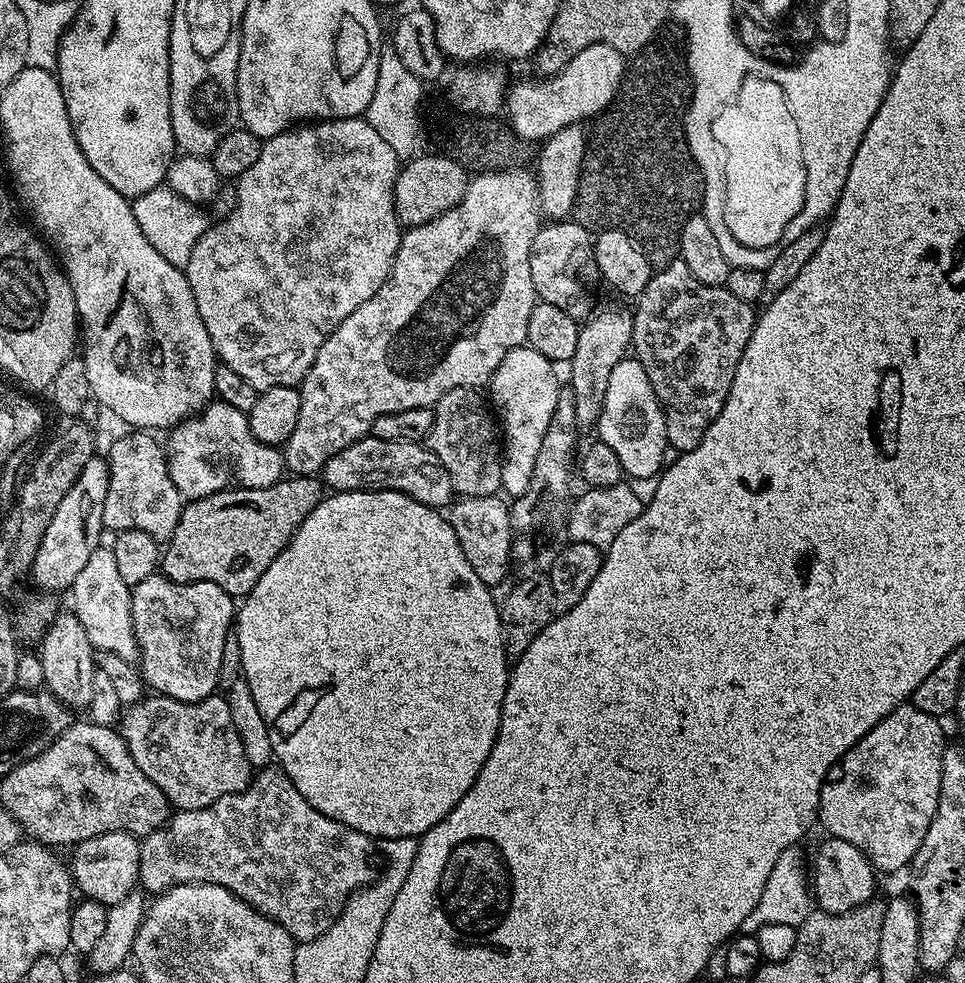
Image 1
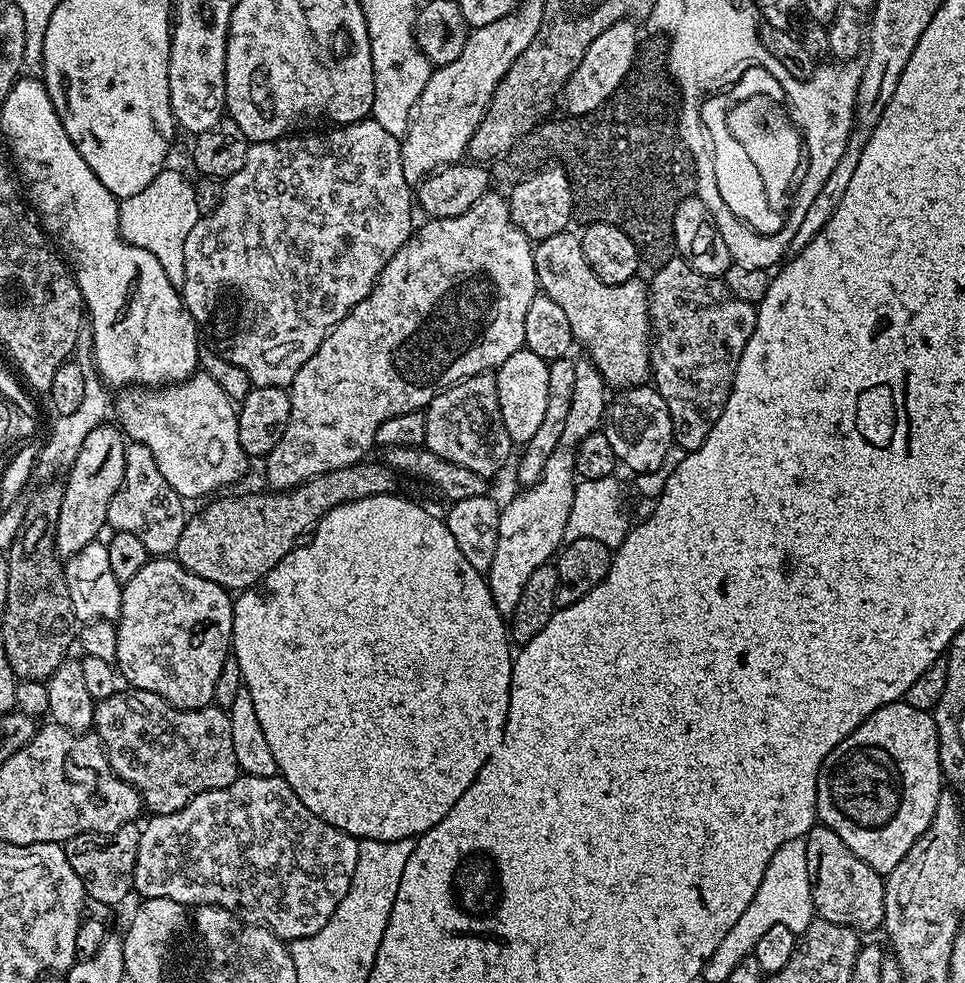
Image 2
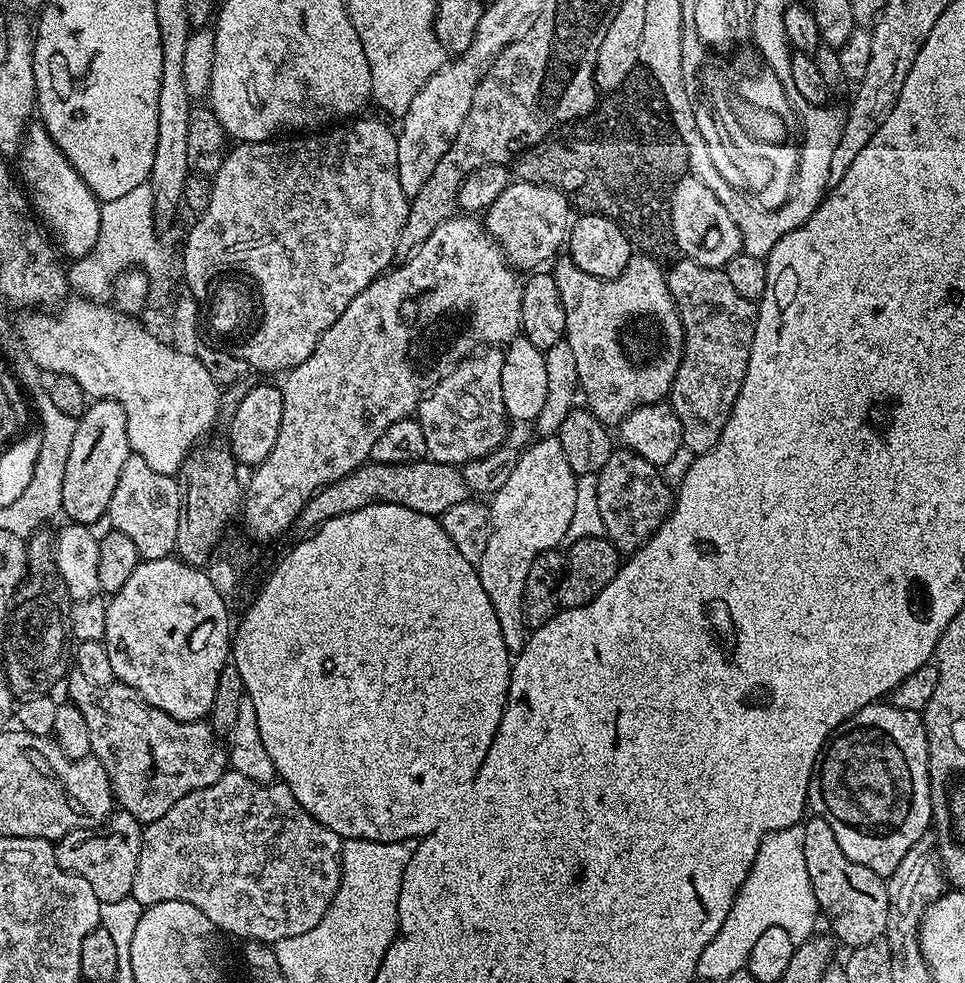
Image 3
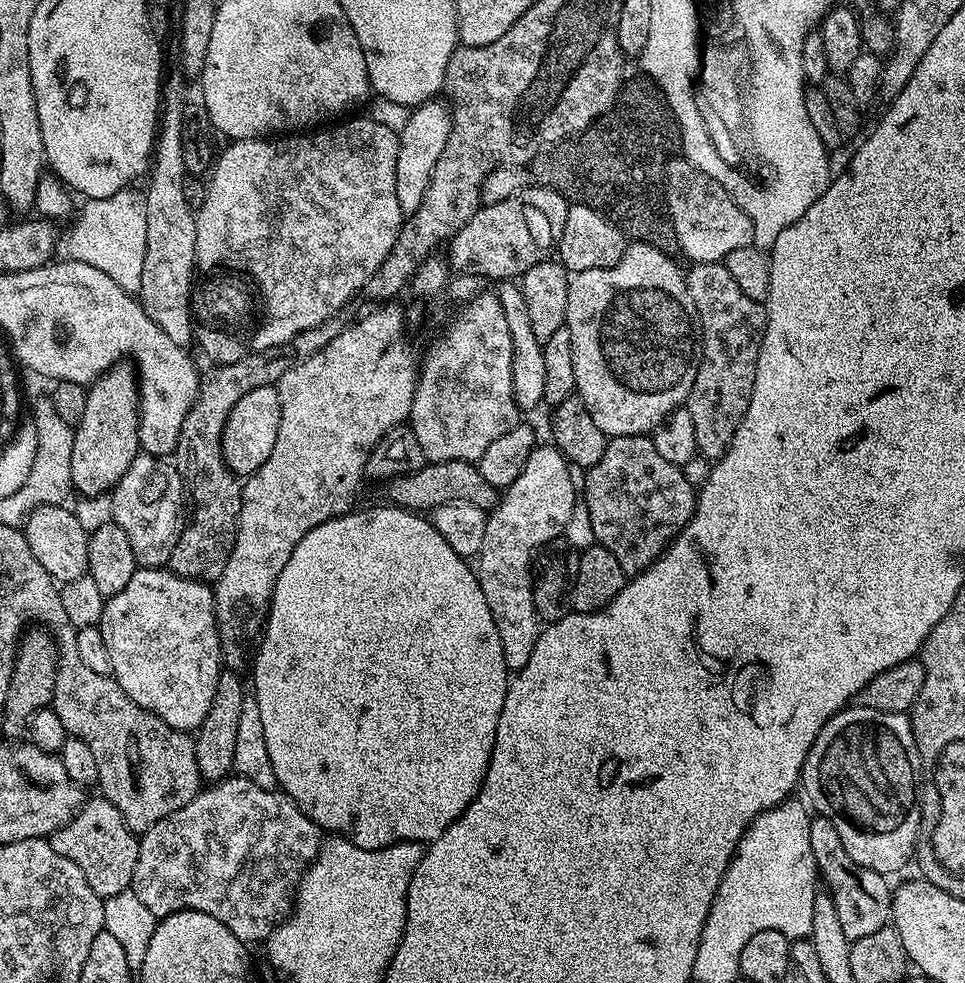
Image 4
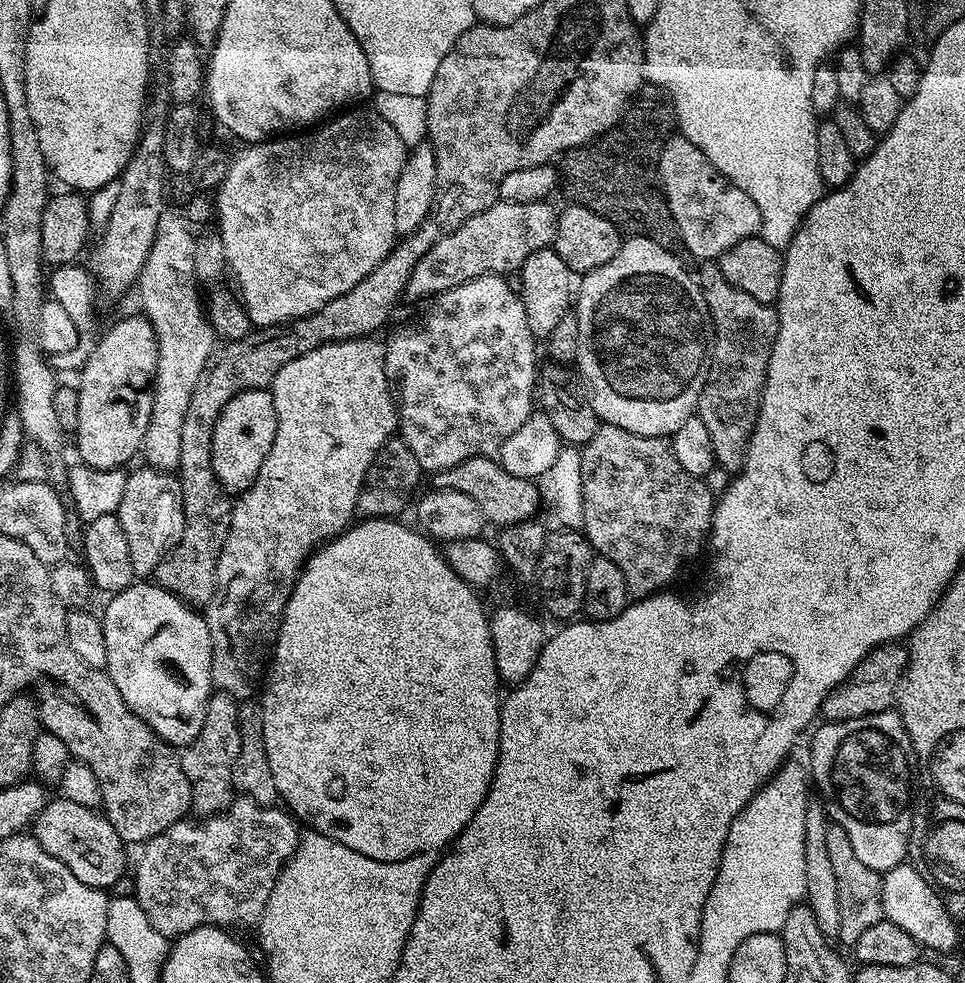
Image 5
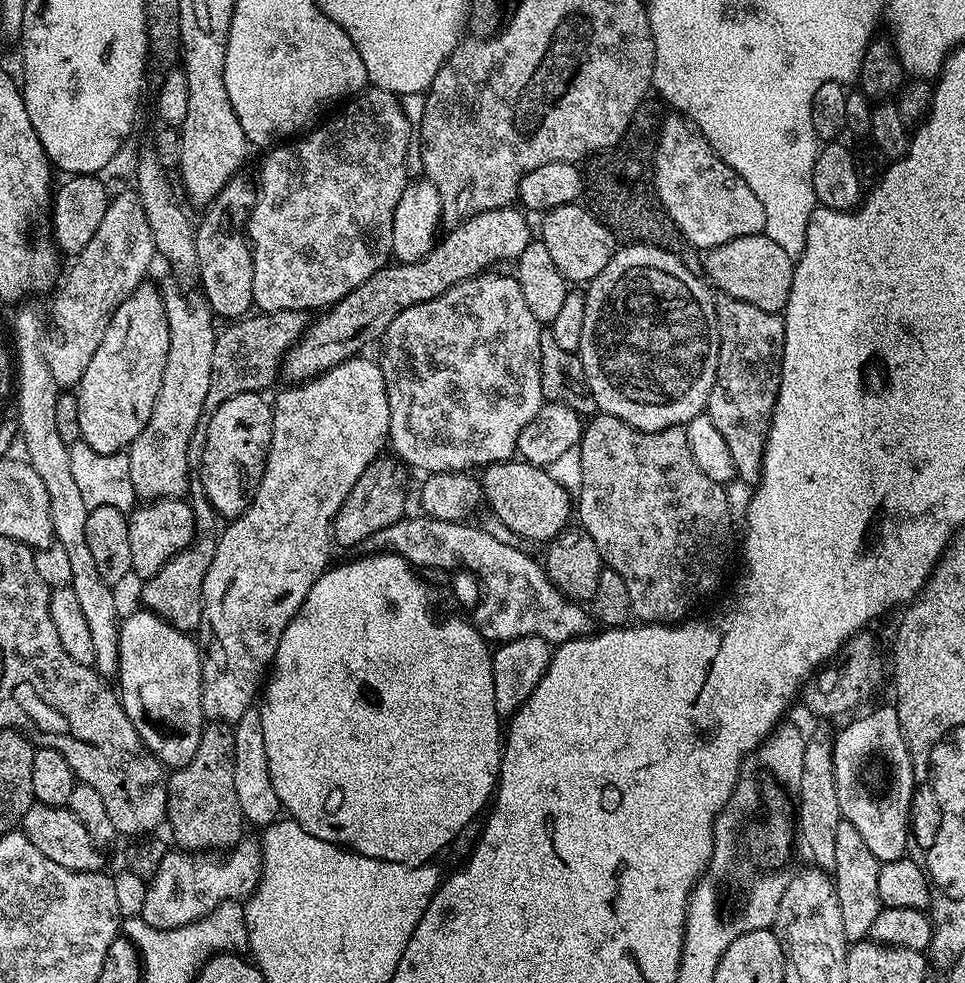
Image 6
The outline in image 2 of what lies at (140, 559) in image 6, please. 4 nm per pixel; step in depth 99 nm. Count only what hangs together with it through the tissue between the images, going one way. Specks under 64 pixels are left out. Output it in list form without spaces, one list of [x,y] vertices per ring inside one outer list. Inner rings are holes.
[[[129,443],[124,449],[126,466],[122,486],[114,494],[108,507],[108,522],[118,532],[135,534],[146,545],[149,557],[168,558],[178,546],[178,538],[182,538],[186,519],[185,501],[162,478],[158,471],[158,462],[154,462],[154,454],[150,454],[150,446]]]

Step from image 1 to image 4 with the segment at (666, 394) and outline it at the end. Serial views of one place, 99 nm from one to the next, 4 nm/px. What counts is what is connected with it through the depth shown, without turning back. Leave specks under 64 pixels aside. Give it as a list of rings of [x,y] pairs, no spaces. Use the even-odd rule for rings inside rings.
[[[723,262],[693,263],[691,267],[686,279],[700,319],[702,355],[686,407],[694,422],[697,453],[715,462],[726,454],[746,414],[746,406],[750,406],[768,310],[761,301],[742,294]]]

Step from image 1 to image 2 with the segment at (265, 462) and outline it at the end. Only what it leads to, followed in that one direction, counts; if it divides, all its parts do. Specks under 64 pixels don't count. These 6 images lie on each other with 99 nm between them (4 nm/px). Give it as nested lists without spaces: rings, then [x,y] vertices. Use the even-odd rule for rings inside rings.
[[[197,371],[189,380],[159,388],[132,386],[117,396],[120,397],[117,400],[115,397],[114,412],[120,415],[118,424],[123,435],[131,443],[150,446],[150,454],[154,454],[154,462],[158,462],[162,478],[166,478],[166,482],[170,482],[172,489],[185,501],[191,502],[199,496],[211,497],[224,490],[219,488],[224,488],[247,474],[250,457],[242,450],[242,442],[238,442],[237,405],[226,398],[222,386],[218,386],[218,382],[214,382],[214,378],[207,376],[204,371]]]

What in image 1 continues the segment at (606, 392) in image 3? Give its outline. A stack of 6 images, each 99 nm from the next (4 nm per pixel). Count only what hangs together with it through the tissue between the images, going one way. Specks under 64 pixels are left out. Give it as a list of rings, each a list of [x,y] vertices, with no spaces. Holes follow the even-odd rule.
[[[571,218],[557,220],[545,223],[540,227],[538,234],[534,234],[534,242],[530,246],[530,282],[534,282],[534,290],[537,297],[543,303],[550,306],[558,306],[558,310],[566,310],[566,314],[570,314],[570,318],[574,318],[577,322],[583,321],[594,308],[594,303],[592,304],[591,298],[588,297],[588,292],[584,289],[583,282],[579,280],[580,267],[584,264],[584,256],[586,260],[584,239],[589,239],[589,236],[588,229],[576,223],[575,220]]]

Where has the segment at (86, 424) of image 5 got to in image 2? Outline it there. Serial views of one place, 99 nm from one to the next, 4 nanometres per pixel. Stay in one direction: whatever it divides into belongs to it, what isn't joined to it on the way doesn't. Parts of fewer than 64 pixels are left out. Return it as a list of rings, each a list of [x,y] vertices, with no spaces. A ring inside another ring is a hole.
[[[96,427],[86,434],[86,440],[67,469],[68,480],[63,481],[62,510],[58,513],[56,527],[56,551],[61,557],[78,554],[82,546],[95,541],[98,530],[107,524],[108,507],[118,486],[122,486],[126,466],[125,447],[126,440],[119,427]]]

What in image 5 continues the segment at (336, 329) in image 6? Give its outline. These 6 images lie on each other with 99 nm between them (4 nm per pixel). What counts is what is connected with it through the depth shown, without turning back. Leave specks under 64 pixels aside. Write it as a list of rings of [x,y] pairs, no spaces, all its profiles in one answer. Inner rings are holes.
[[[543,200],[497,202],[482,214],[474,214],[474,218],[462,222],[462,226],[446,234],[446,238],[438,238],[438,242],[434,242],[434,246],[422,254],[422,262],[414,266],[404,296],[427,301],[479,276],[515,273],[526,262],[526,258],[534,254],[534,250],[547,248],[555,241],[558,212],[550,205]]]

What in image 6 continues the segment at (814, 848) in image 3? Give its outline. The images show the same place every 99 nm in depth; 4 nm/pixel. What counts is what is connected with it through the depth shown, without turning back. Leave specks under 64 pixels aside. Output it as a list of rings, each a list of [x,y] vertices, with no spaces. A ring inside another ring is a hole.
[[[841,818],[838,822],[836,852],[834,854],[834,883],[838,908],[842,910],[842,930],[848,935],[849,941],[859,942],[871,933],[874,918],[878,918],[881,910],[878,894],[878,874],[882,861],[870,854],[870,849],[858,834],[855,826]]]

